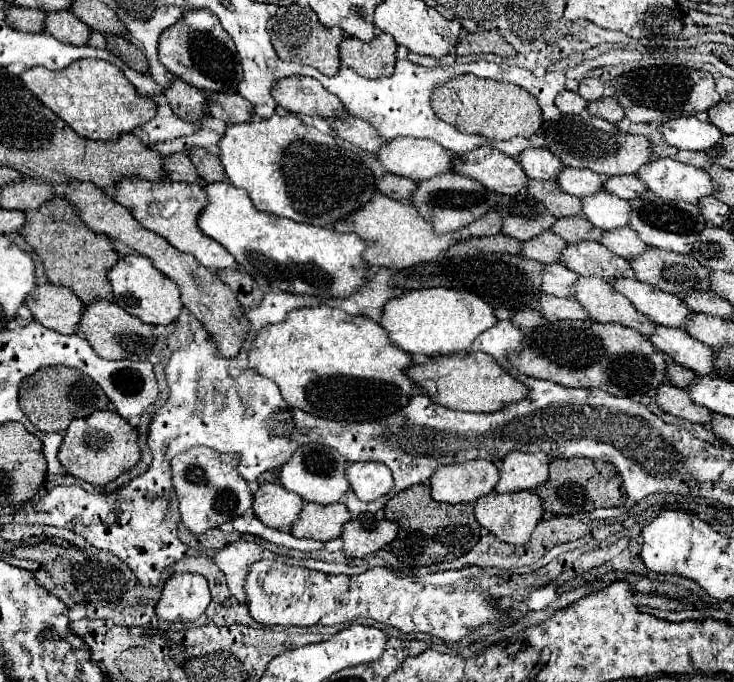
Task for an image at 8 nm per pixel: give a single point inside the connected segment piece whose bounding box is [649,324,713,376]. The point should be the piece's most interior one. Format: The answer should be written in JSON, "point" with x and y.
{"point":[675,342]}

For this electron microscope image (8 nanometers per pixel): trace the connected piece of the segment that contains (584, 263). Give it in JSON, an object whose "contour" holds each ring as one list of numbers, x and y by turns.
{"contour":[[591,240,563,248,561,264,579,276,601,276,605,280,617,276,633,276,625,258,611,254,605,246]]}

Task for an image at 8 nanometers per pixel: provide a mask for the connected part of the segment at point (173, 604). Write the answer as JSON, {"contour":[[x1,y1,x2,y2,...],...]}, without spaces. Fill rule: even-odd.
{"contour":[[171,574,155,614,165,622,193,622,209,606,209,586,201,574]]}

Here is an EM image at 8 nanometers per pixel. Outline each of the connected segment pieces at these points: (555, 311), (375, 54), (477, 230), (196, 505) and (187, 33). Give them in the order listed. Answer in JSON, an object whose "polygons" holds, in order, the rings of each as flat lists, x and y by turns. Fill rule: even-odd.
{"polygons":[[[541,294,539,312,547,320,553,320,553,322,555,320,567,320,567,318,571,318,571,320,589,320,585,310,573,298,557,298,557,296]],[[385,32,377,34,373,42,363,42,359,38,345,36,339,44,341,62,365,78,389,76,395,66,395,50,395,40,391,38,391,34]],[[487,212,485,216,477,218,469,226,463,228,465,236,493,236,501,230,501,216,497,212]],[[195,446,171,460,171,480,179,500,181,520,193,534,203,534,221,526,223,522,235,520,251,506,253,496,249,492,247,480,237,474,237,464,237,456,221,454,205,446]],[[193,10,191,22,189,12,177,22,177,26,167,28,159,38,159,62,177,78,187,84,209,90,209,92,235,92,241,80,241,62,233,40,221,28,219,18,209,10]]]}

